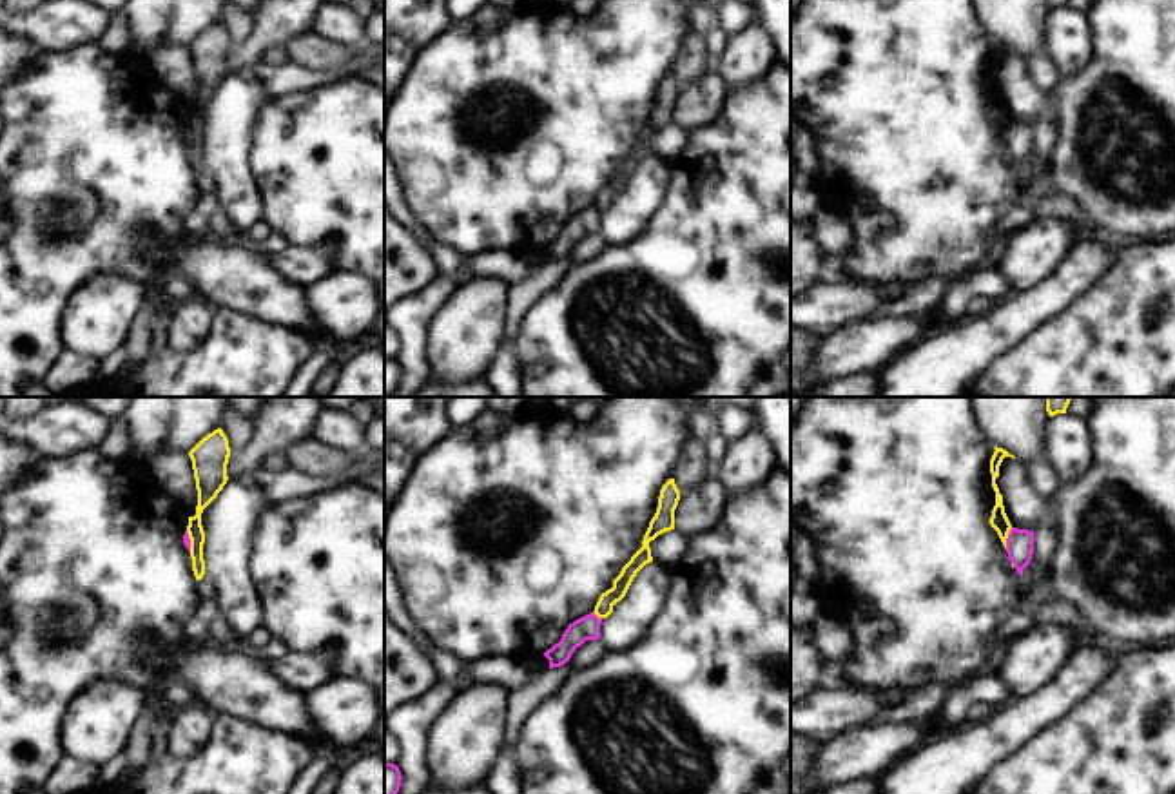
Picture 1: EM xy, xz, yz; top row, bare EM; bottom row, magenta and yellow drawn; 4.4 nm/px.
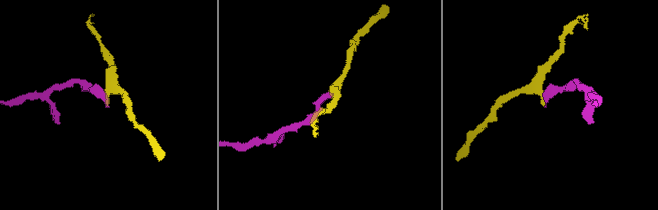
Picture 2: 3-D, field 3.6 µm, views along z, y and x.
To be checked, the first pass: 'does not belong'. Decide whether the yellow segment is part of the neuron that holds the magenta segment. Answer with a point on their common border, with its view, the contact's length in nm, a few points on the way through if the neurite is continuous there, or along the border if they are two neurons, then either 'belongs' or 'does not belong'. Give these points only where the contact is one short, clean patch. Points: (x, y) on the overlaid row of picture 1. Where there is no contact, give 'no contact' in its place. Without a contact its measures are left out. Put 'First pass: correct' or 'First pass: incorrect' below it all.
contact yz (1007, 539); length 100 nm; border yz (1012, 528), (1005, 548); does not belong
First pass: correct

